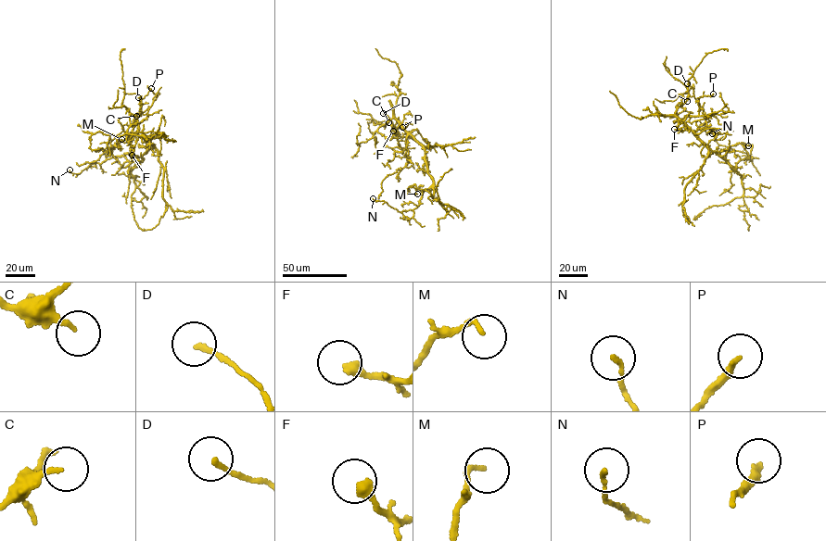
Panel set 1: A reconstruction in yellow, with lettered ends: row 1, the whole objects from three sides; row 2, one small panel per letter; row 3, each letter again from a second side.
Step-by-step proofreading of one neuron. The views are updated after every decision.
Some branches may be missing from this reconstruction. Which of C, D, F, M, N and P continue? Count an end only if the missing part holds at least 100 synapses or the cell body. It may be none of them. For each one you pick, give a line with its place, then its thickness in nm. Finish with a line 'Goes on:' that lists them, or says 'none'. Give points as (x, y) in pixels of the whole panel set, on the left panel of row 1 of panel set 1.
Goes on: none

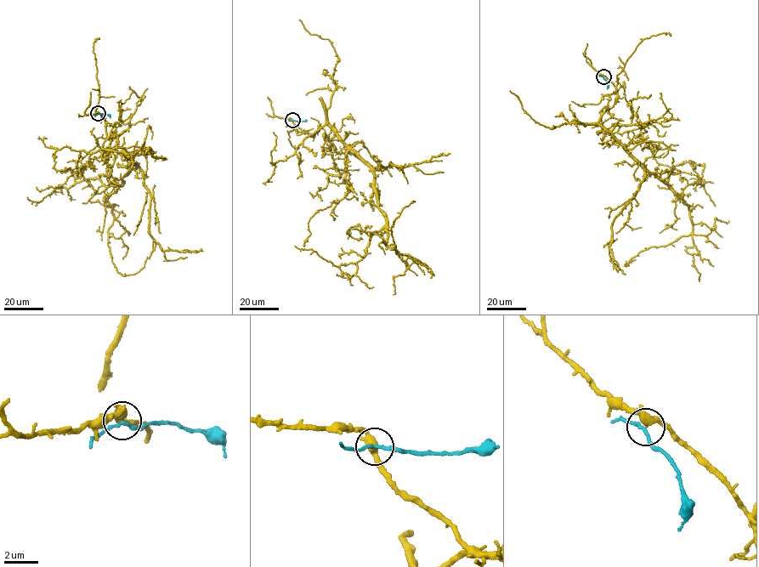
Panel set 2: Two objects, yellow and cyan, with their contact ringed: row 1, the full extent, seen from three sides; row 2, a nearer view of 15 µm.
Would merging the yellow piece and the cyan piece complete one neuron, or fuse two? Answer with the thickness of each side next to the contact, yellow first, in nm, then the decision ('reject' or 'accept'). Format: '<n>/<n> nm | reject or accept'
280/160 nm | reject

